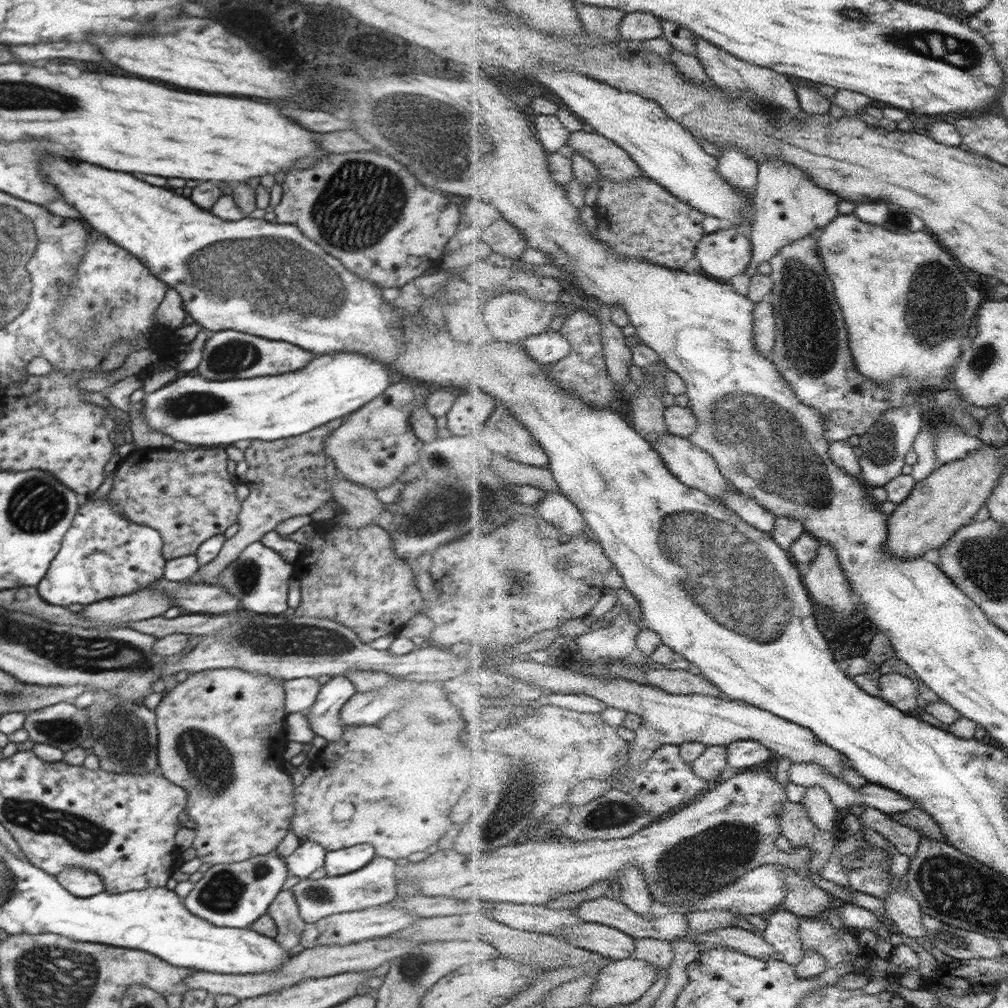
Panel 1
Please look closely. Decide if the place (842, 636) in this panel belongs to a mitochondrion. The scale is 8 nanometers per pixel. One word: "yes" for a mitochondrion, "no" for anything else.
no

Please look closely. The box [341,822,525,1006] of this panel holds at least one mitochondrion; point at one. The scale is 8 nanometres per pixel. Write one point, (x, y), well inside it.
(407, 974)

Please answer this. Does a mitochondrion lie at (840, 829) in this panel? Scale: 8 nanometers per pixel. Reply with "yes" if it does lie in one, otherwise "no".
no

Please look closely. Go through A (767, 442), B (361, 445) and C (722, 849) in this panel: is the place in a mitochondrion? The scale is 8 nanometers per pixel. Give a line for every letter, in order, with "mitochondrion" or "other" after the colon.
A: mitochondrion
B: mitochondrion
C: mitochondrion

